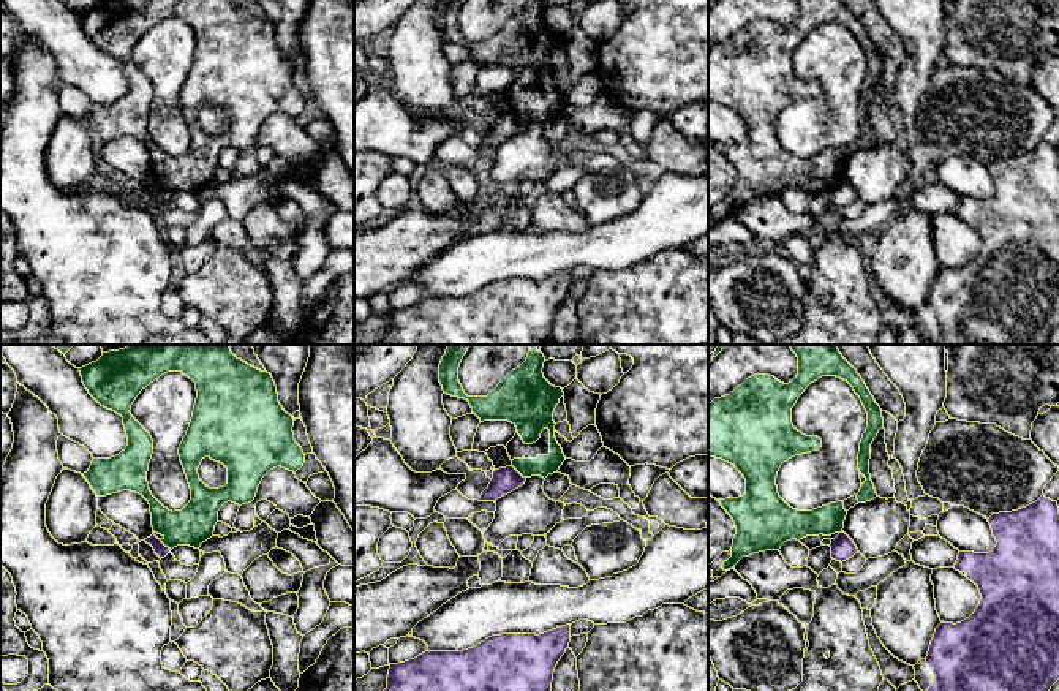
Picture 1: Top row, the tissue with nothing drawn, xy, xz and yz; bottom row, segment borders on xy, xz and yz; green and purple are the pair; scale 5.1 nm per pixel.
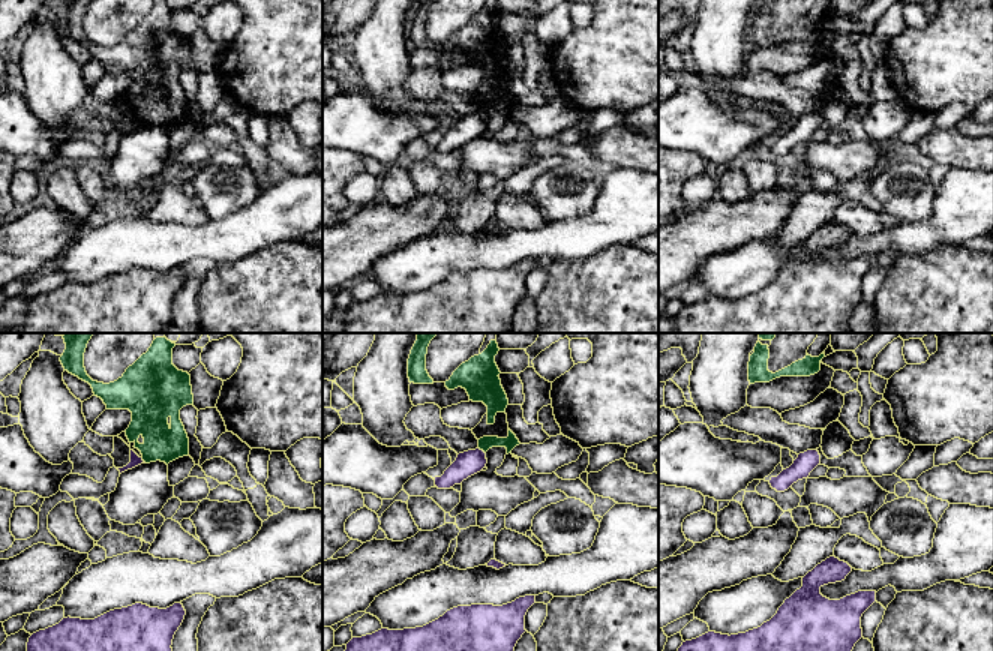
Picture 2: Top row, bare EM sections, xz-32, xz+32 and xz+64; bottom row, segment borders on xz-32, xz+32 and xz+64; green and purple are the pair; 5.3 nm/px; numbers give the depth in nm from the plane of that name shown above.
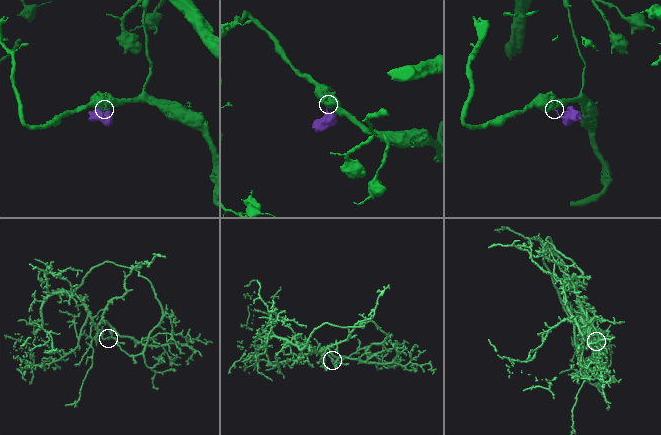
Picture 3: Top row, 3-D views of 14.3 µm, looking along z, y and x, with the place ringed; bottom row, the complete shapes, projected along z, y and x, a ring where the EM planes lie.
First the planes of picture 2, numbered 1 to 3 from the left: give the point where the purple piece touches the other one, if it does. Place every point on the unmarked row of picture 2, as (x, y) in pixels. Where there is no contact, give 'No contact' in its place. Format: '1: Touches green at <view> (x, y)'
1: Touches green at xz-32 (144, 125)
2: Touches green at xz+32 (482, 113)
3: No contact

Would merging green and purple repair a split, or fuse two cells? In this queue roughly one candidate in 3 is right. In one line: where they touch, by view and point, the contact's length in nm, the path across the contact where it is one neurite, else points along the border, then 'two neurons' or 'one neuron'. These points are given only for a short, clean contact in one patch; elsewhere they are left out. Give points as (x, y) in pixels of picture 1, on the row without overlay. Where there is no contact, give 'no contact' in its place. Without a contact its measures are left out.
xz (519, 117) | 100 nm | along xz (511, 111), (525, 124) | two neurons

